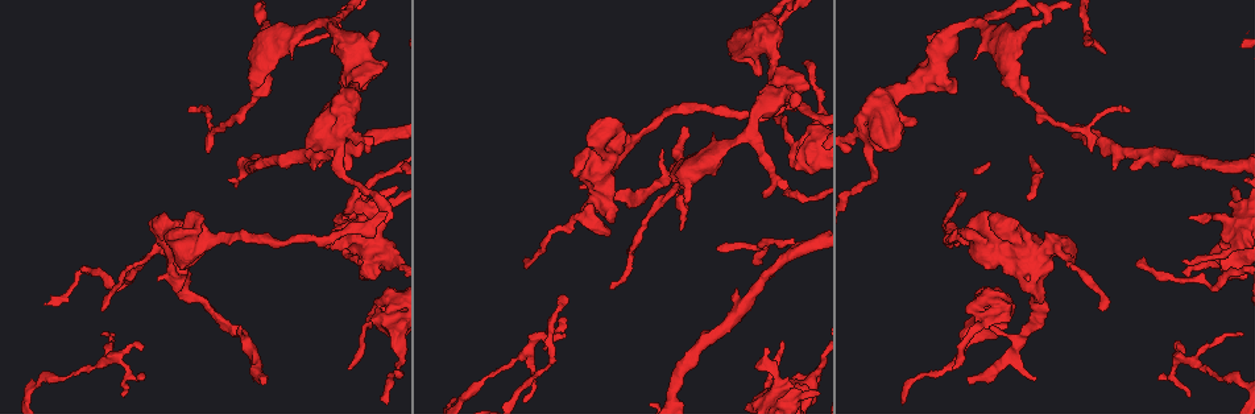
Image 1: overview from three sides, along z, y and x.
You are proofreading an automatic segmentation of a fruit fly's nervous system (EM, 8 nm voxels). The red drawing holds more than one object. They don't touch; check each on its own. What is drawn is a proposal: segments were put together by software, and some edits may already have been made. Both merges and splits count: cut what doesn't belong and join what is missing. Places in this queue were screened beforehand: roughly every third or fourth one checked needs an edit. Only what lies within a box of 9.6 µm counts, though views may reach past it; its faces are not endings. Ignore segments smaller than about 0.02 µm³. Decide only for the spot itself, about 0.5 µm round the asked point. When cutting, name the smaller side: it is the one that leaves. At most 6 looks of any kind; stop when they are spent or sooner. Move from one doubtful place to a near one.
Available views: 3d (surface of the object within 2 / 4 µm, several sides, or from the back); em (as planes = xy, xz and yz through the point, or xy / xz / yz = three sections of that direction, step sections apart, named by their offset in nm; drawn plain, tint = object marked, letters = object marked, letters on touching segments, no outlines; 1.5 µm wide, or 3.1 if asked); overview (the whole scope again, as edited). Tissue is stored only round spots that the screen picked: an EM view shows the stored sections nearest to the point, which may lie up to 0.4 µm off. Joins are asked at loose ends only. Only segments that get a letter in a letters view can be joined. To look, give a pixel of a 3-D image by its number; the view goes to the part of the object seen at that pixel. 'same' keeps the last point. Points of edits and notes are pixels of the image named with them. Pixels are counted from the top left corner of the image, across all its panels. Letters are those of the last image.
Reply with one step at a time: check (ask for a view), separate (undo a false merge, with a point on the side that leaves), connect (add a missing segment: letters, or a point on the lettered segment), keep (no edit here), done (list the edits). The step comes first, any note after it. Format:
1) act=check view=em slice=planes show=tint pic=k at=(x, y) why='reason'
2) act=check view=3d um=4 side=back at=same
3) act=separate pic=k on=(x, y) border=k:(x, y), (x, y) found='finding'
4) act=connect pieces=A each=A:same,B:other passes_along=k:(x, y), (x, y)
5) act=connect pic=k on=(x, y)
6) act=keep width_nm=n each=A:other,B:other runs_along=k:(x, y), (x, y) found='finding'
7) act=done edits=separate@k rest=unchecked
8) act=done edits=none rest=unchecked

act=check view=em slice=yz step=4 show=letters pic=1 at=(349, 367) why='free end'

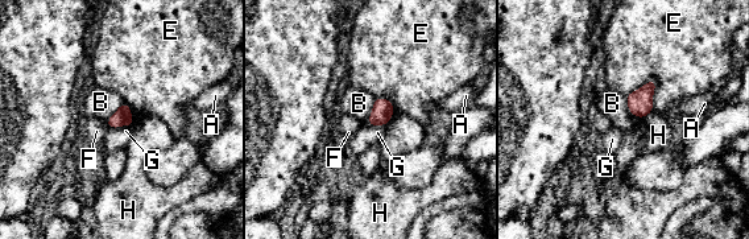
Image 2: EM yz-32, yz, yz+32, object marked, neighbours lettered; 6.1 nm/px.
act=check view=em slice=xy step=8 show=letters at=same

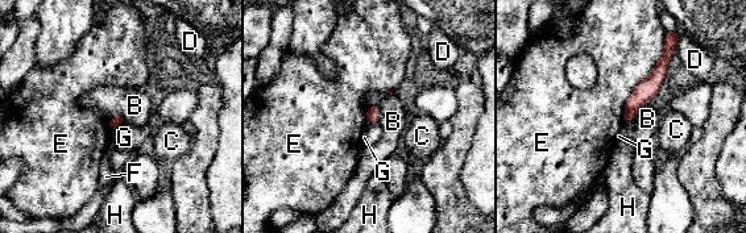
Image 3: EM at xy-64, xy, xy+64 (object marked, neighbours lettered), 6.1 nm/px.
act=keep each=B:other,C:other,D:other,E:other,F:other,G:other,H:other runs_along=3:(666, 53), (658, 77), (626, 119) found='no lettered segment goes on from it'

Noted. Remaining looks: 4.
act=check view=3d um=2 pic=1 at=(1127, 110) why='tapers out'

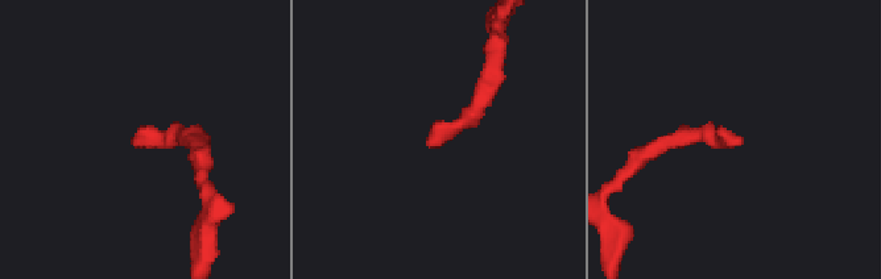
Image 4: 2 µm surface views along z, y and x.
act=check view=em slice=planes show=letters pic=4 at=(131, 140)

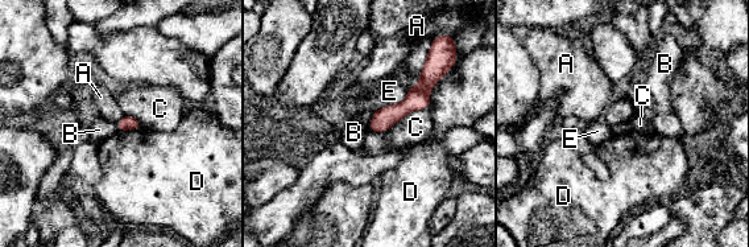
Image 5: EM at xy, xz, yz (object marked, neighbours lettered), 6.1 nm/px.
act=keep each=A:other,B:other,C:other,D:other,E:other runs_along=5:(430, 75), (405, 107), (372, 127) found='no lettered segment goes on from it'

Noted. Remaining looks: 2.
act=check view=em slice=planes show=letters pic=1 at=(345, 216) why='an open end'

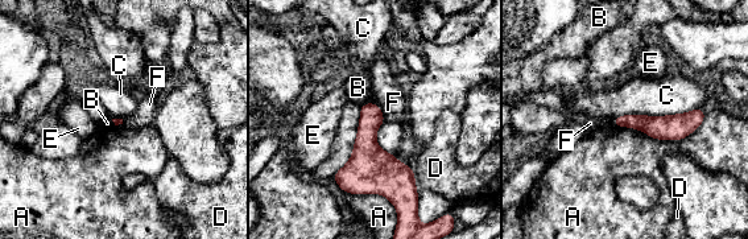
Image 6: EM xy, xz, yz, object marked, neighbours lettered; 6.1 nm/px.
act=keep each=A:other,B:other,C:other,D:other,E:other,F:other found='no lettered segment goes on from it'

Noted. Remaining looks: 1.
act=done edits=none rest=unchecked

